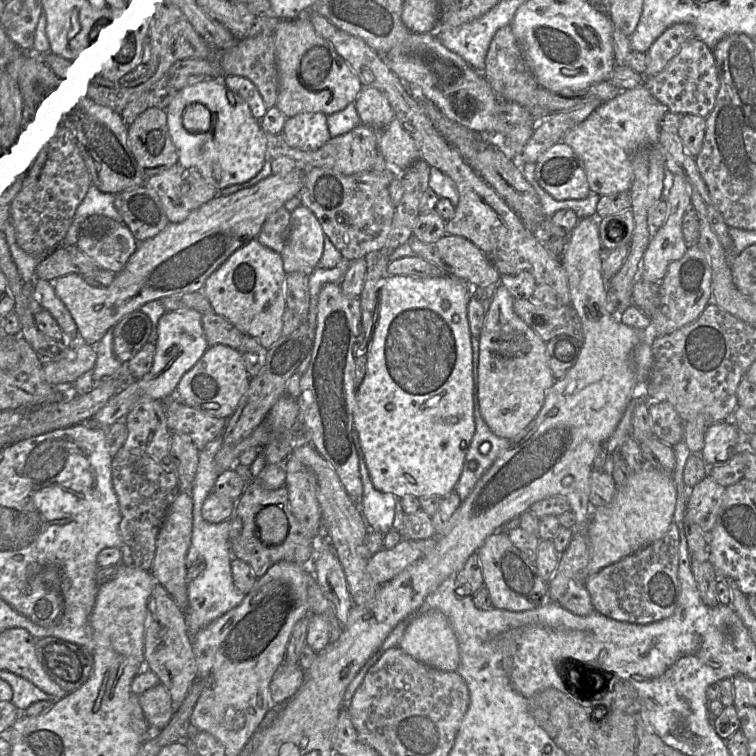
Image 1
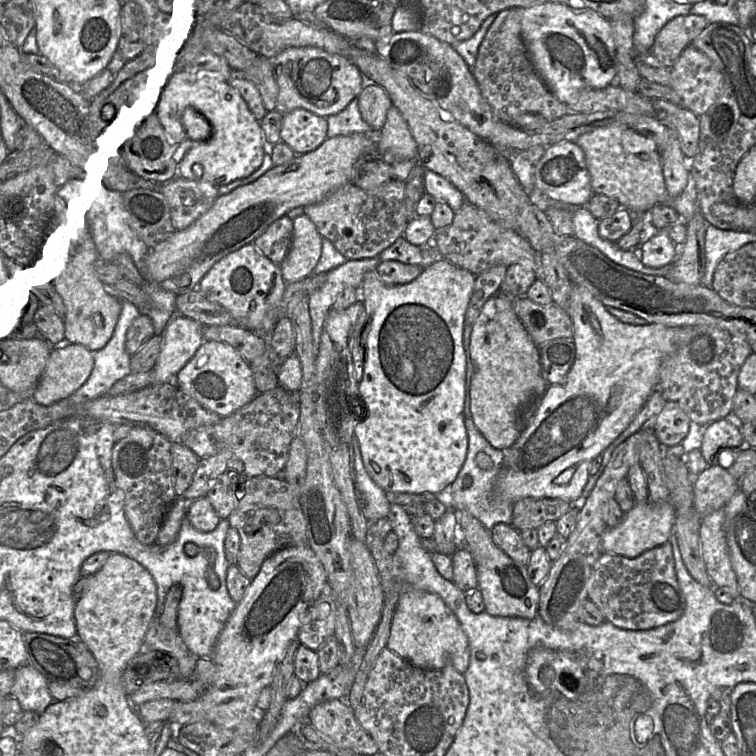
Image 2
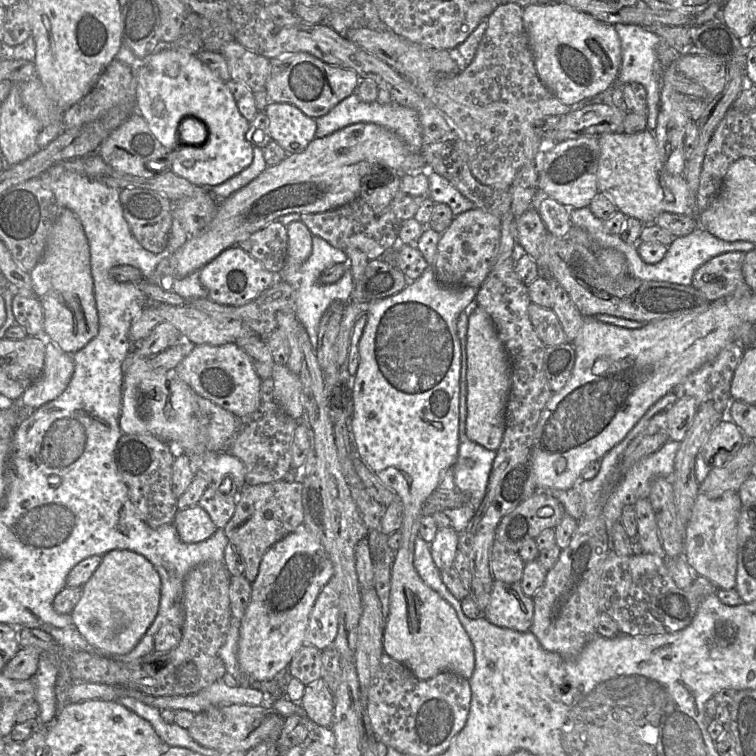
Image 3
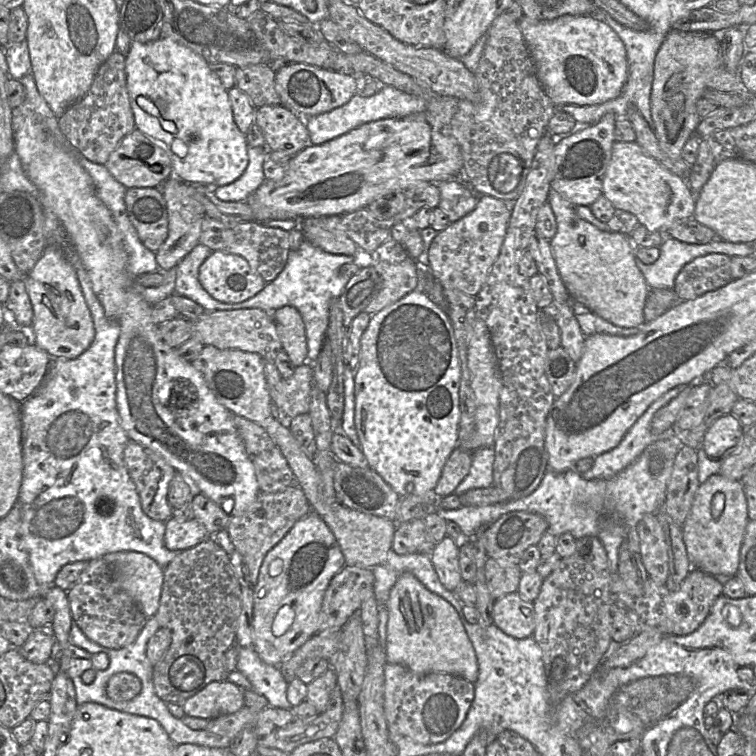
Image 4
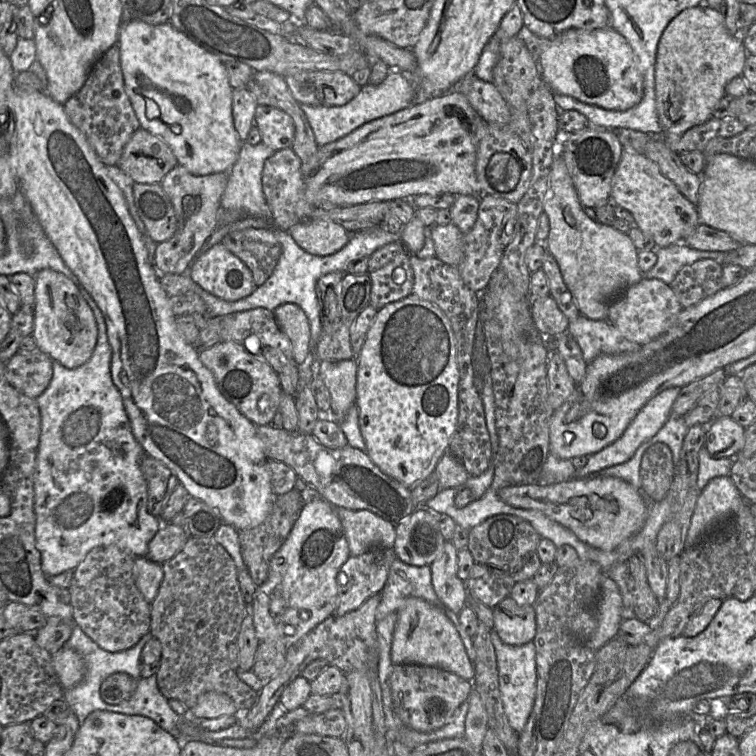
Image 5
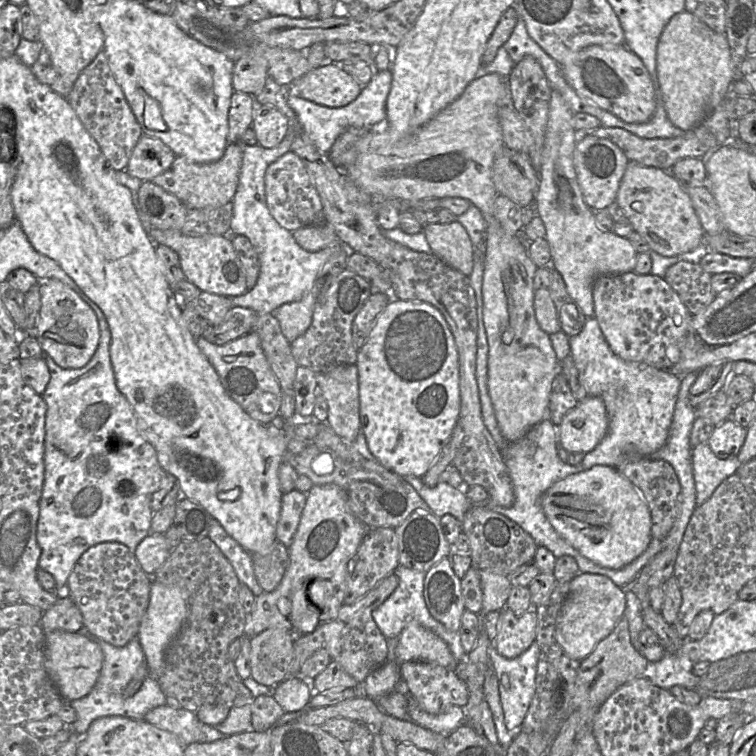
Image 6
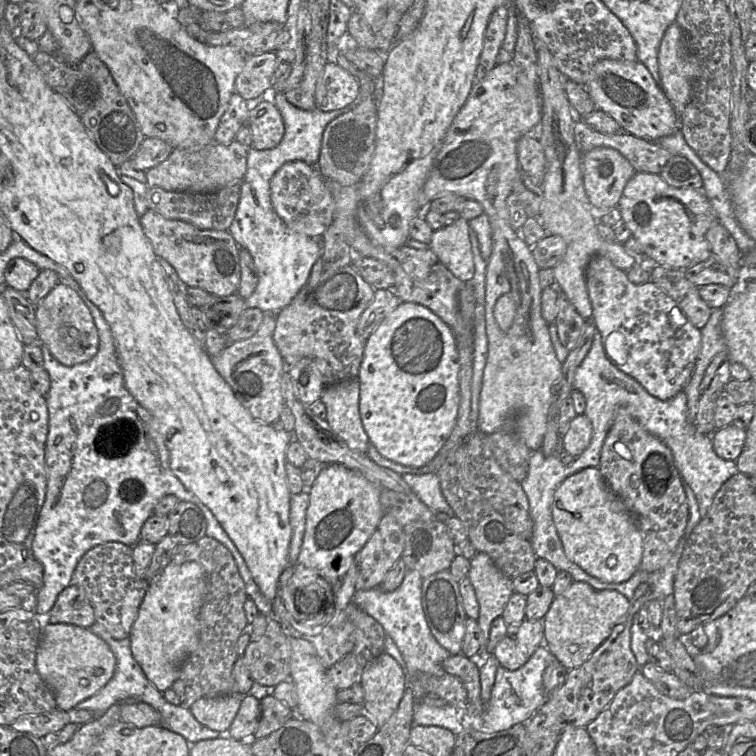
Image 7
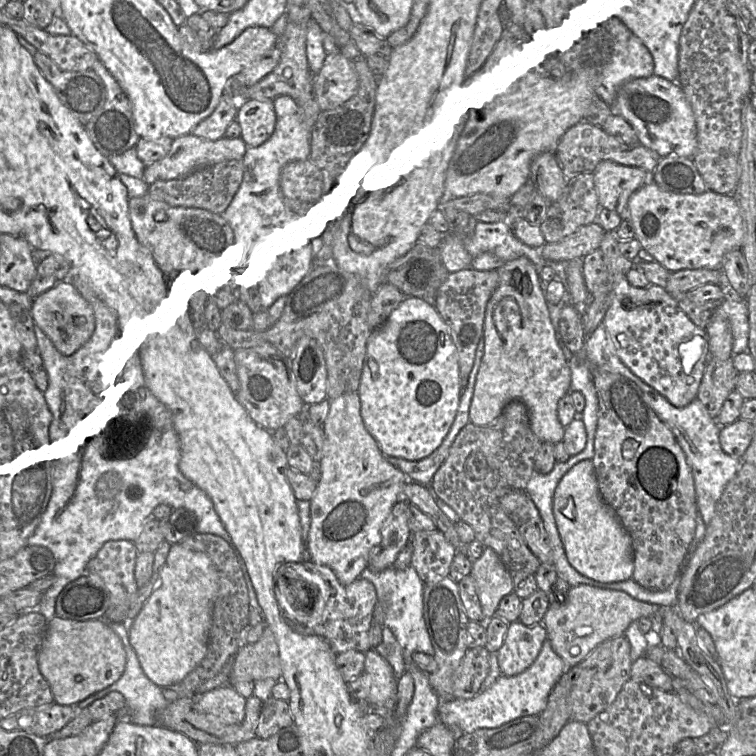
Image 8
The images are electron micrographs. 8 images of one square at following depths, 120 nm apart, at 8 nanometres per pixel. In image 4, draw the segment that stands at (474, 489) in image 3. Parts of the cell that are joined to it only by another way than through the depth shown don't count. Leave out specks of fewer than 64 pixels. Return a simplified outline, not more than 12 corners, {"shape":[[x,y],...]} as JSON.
{"shape":[[494,447],[471,452],[468,475],[455,489],[493,486]]}

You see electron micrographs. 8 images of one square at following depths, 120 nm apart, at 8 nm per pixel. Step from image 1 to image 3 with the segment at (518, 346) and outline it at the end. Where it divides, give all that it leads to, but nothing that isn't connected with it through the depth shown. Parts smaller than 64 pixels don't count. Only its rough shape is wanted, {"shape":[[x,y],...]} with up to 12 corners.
{"shape":[[468,316],[466,436],[497,451],[511,365],[490,316]]}

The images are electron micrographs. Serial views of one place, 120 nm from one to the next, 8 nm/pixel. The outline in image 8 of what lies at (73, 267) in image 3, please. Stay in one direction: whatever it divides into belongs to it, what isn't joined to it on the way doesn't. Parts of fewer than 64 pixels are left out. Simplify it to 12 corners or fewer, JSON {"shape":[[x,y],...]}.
{"shape":[[66,280],[34,299],[34,324],[64,356],[95,331],[92,305]]}

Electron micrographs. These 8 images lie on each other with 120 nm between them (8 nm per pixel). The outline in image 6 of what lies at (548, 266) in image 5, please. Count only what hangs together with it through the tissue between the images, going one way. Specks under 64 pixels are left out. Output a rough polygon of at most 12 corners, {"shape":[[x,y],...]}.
{"shape":[[551,267],[548,289],[561,331],[571,338],[587,317],[568,294],[561,274]]}

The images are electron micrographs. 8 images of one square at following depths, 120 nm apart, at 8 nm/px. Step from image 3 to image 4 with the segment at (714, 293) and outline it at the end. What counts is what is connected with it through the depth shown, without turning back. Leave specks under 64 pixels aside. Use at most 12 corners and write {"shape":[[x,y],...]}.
{"shape":[[713,253],[687,263],[673,288],[696,299],[731,282],[731,258]]}

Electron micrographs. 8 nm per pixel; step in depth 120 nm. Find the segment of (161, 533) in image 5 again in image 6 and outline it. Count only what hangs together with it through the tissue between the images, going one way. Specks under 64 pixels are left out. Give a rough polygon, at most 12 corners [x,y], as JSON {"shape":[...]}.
{"shape":[[150,533],[134,551],[150,577],[170,555],[165,534]]}

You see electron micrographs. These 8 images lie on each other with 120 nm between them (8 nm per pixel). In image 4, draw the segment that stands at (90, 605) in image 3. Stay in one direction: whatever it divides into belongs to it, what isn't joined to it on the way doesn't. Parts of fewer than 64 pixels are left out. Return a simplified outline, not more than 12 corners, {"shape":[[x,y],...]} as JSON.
{"shape":[[148,555],[105,558],[116,581],[148,618],[154,617],[164,568]]}

